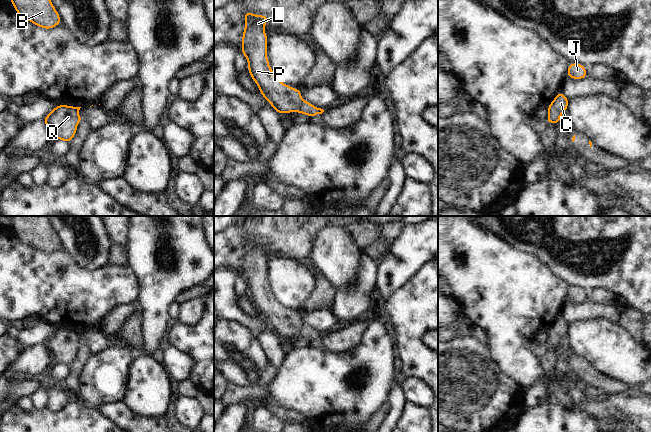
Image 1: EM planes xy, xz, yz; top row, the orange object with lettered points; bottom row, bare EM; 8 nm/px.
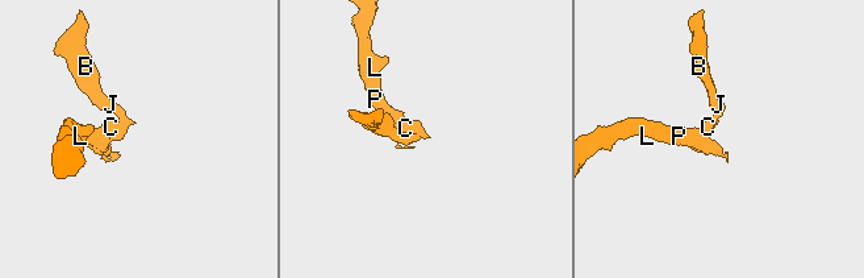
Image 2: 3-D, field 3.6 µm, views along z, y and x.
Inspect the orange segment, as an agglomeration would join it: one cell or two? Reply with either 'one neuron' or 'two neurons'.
two neurons

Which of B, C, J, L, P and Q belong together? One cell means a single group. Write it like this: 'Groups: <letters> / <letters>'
Groups: B C J / L P Q

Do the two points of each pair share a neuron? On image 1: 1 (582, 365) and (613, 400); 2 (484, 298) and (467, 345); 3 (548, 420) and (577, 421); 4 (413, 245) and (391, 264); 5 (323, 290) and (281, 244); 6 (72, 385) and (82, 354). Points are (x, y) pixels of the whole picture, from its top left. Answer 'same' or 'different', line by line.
1: different
2: different
3: same
4: same
5: different
6: same

